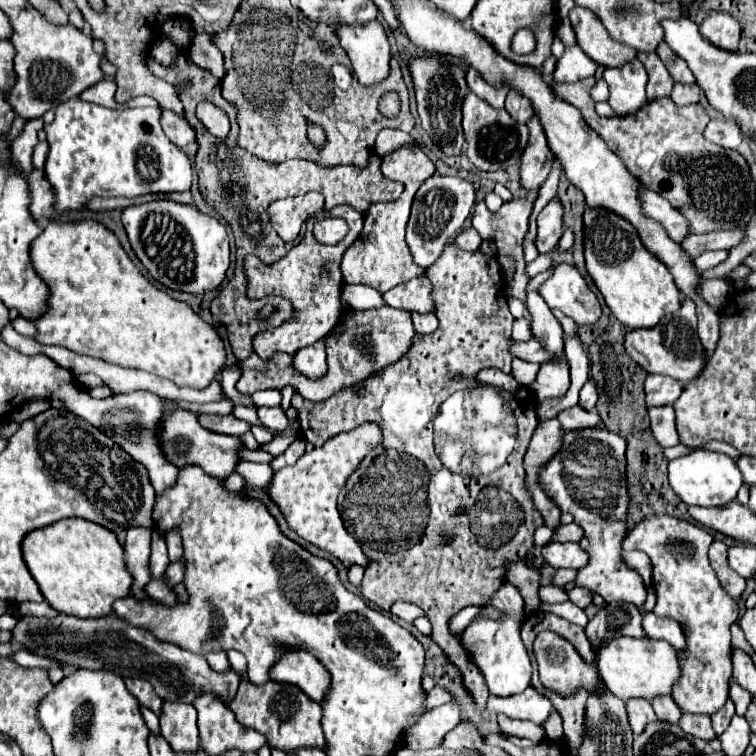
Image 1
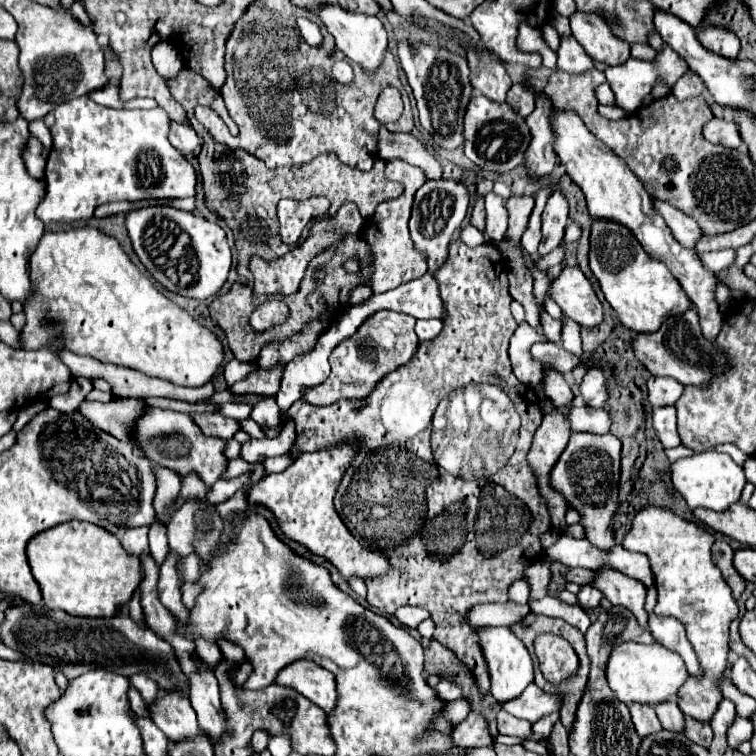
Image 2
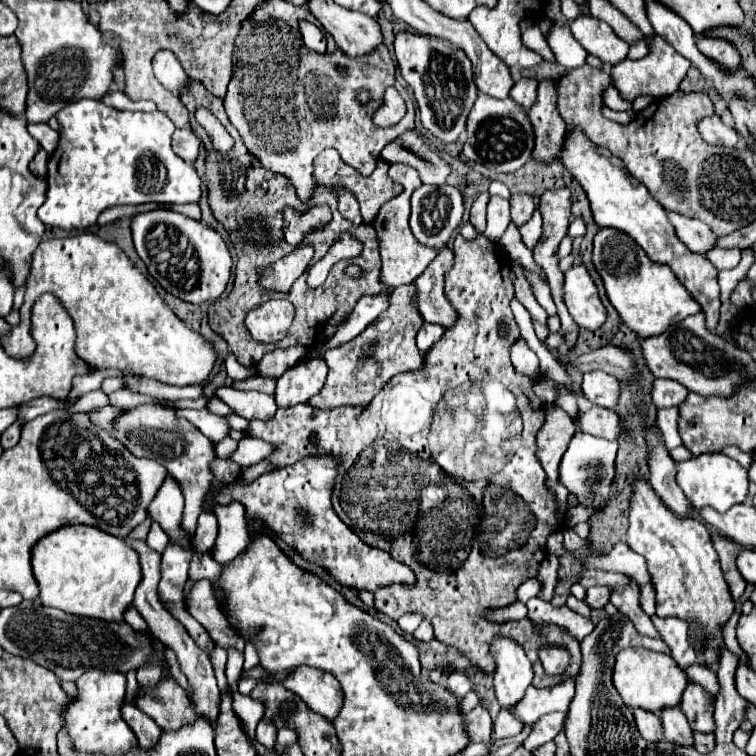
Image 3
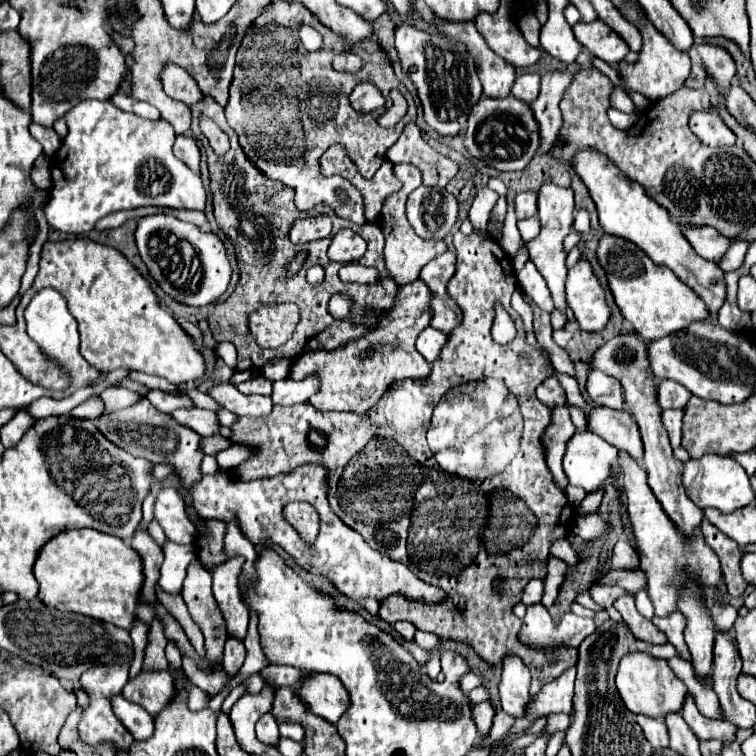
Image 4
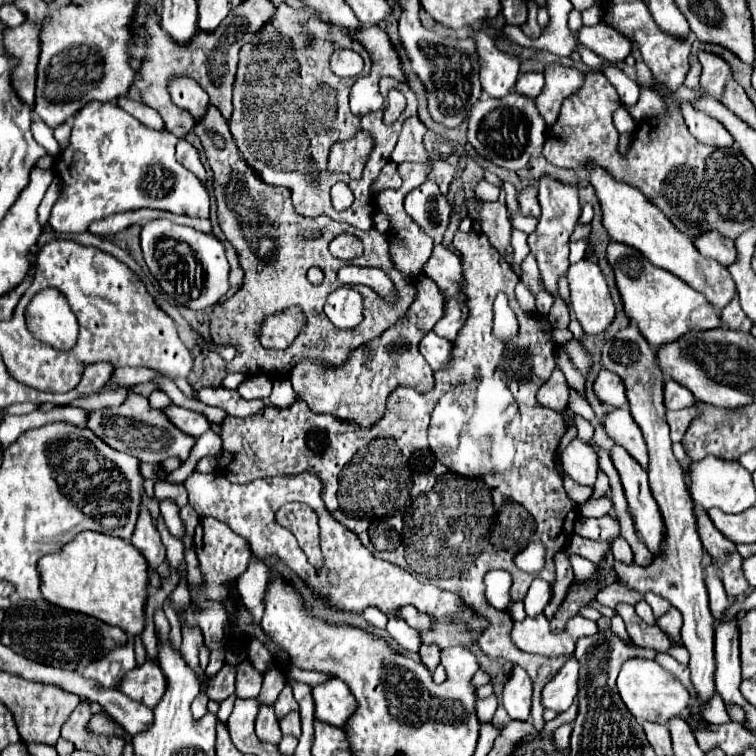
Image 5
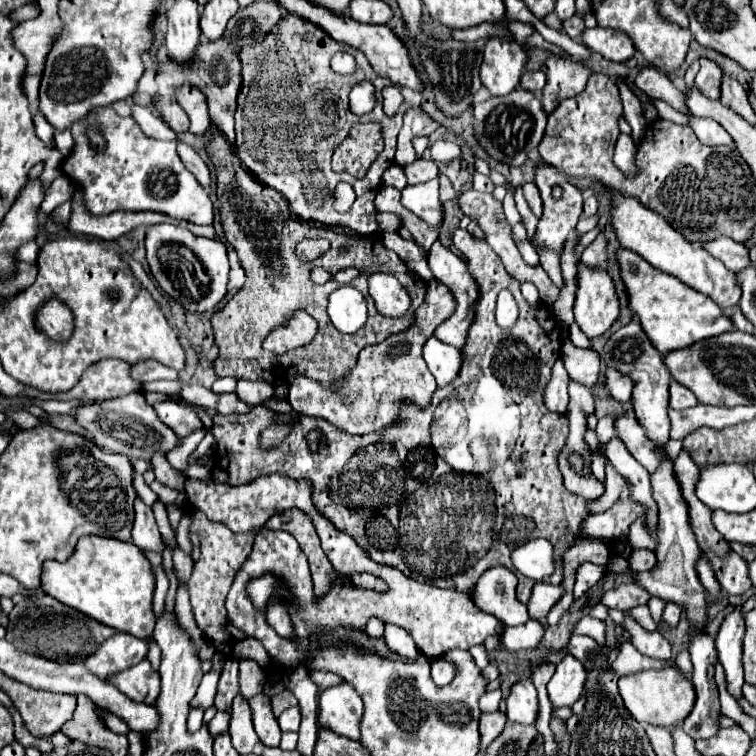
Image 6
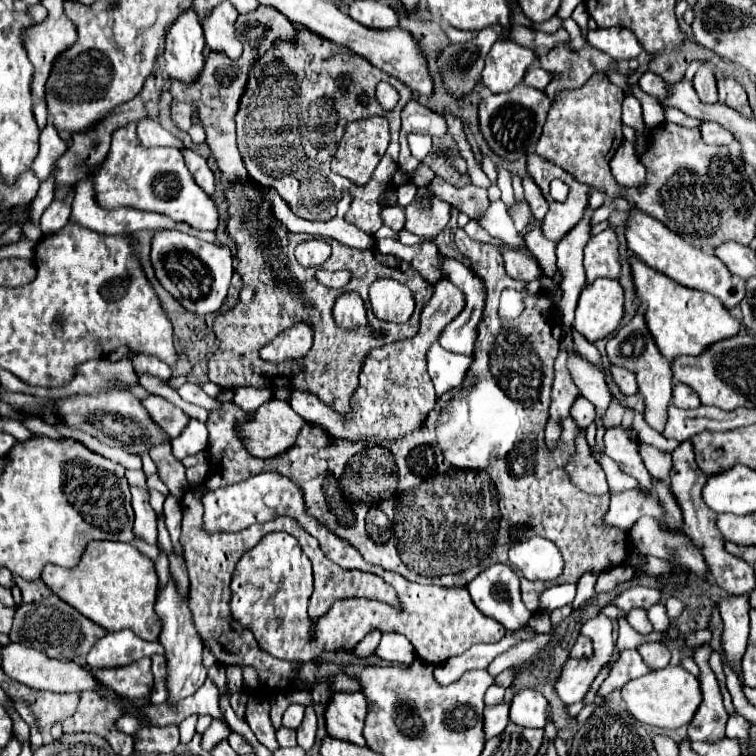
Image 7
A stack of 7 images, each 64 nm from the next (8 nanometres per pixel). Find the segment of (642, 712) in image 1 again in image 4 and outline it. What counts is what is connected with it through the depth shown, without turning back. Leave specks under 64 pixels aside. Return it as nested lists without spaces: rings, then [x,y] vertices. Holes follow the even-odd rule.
[[[638,716],[638,724],[644,730],[646,740],[654,746],[654,750],[662,750],[668,748],[668,730],[664,722],[656,722],[654,718],[646,718],[646,716]]]

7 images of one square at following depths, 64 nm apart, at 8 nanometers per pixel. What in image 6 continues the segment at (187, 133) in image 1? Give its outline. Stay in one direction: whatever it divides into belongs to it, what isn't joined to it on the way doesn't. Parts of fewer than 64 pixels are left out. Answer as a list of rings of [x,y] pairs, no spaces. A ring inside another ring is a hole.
[[[178,142],[178,154],[184,162],[184,166],[196,176],[196,180],[202,184],[202,188],[210,188],[210,168],[206,166],[206,162],[194,152],[192,146],[184,144],[184,142]]]

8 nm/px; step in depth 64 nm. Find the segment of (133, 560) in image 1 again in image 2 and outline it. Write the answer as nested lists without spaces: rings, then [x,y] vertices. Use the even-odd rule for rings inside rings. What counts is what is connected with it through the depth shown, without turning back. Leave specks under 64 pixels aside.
[[[140,526],[140,528],[134,528],[134,530],[126,530],[126,534],[122,536],[122,546],[130,554],[148,552],[148,528]],[[138,591],[134,593],[131,600],[127,603],[127,606],[130,618],[138,624],[143,624],[143,612],[140,606],[140,594]]]

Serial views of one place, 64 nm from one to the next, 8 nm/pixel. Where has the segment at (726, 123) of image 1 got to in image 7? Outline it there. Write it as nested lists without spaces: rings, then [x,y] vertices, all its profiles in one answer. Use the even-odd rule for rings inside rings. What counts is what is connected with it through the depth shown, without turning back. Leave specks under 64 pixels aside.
[[[649,70],[642,74],[638,85],[644,92],[657,99],[665,98],[668,95],[668,84]],[[704,122],[700,126],[700,132],[706,144],[726,144],[728,146],[734,140],[732,132],[726,130],[724,126],[718,126],[716,122]]]

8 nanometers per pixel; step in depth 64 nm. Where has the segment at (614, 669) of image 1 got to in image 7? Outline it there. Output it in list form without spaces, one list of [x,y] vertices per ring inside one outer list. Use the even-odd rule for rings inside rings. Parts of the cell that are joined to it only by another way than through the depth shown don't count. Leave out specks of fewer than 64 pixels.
[[[666,666],[662,670],[650,672],[642,678],[630,680],[622,688],[622,700],[626,702],[628,712],[656,728],[666,728],[666,730],[676,730],[682,726],[688,726],[702,702],[702,692],[700,692],[700,682],[696,676],[686,672],[682,666]]]

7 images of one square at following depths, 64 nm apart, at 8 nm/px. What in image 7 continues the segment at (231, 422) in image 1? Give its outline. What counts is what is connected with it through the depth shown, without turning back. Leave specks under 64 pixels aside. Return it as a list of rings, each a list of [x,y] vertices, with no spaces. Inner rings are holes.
[[[150,394],[148,398],[142,400],[142,406],[148,412],[150,420],[154,424],[158,424],[164,434],[178,436],[186,428],[188,416],[180,408],[176,408],[174,404],[170,404],[168,400],[164,400],[162,396]]]

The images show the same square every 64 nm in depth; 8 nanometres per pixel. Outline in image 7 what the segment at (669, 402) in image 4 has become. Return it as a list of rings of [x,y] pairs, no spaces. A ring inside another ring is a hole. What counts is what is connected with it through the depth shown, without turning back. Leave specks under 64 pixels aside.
[[[686,384],[674,386],[672,398],[674,398],[674,406],[678,406],[678,408],[698,408],[700,406],[698,394],[690,386],[686,386]]]

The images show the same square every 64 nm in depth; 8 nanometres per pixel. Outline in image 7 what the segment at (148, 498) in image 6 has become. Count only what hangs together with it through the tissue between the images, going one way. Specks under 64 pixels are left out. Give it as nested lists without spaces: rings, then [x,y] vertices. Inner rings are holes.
[[[126,470],[125,476],[130,486],[138,486],[148,490],[143,470]]]

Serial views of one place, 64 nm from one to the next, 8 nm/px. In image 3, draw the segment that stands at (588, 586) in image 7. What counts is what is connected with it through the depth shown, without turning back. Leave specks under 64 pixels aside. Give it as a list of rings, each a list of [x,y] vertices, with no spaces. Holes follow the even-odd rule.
[[[554,532],[550,538],[548,538],[548,554],[554,554],[554,556],[562,556],[564,554],[564,538],[562,538],[562,532]]]

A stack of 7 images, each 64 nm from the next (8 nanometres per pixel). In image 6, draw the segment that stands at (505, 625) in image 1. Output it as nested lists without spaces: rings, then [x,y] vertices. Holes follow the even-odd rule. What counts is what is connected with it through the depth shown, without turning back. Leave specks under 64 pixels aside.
[[[538,582],[532,590],[532,598],[528,604],[528,612],[530,618],[542,618],[550,612],[550,608],[564,596],[564,588],[562,586],[552,586],[552,584],[544,584]],[[532,680],[518,682],[508,698],[508,720],[518,724],[534,724],[538,718],[538,694]]]

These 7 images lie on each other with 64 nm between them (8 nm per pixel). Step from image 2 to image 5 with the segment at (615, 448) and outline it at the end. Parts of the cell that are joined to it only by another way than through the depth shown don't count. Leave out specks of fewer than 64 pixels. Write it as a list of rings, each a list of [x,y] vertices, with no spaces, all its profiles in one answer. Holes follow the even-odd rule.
[[[598,424],[598,426],[596,426],[596,434],[594,434],[594,444],[602,446],[604,450],[610,450],[610,446],[614,444],[614,442],[610,440],[610,436],[606,434],[606,430],[602,428],[602,424]],[[580,438],[572,440],[570,446],[564,450],[562,466],[564,466],[566,474],[580,484],[592,486],[596,482],[598,458],[596,458],[594,450],[588,444],[584,444]]]

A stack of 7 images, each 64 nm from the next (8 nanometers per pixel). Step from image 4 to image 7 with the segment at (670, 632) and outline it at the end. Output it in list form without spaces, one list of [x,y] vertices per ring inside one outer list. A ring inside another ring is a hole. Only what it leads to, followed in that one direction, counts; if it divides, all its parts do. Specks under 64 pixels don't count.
[[[670,596],[670,598],[666,600],[666,610],[668,610],[668,616],[670,616],[672,620],[676,620],[676,618],[682,614],[684,604],[682,604],[676,596]]]

